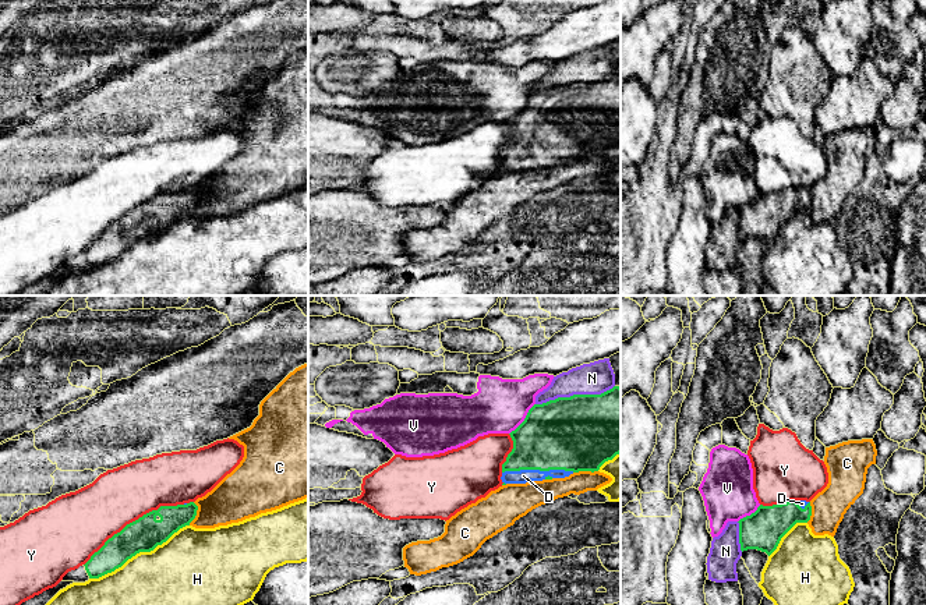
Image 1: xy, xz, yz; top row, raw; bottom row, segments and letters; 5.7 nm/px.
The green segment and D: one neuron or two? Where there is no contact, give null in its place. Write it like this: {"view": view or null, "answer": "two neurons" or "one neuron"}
{"view": "xz", "answer": "one neuron"}

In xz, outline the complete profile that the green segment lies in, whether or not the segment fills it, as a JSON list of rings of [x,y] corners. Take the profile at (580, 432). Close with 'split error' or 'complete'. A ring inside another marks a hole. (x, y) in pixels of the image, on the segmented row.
[[[614,386],[601,395],[573,395],[534,404],[524,421],[509,435],[513,449],[502,464],[502,485],[565,478],[579,471],[598,471],[605,461],[621,453],[621,388]]] | split error

